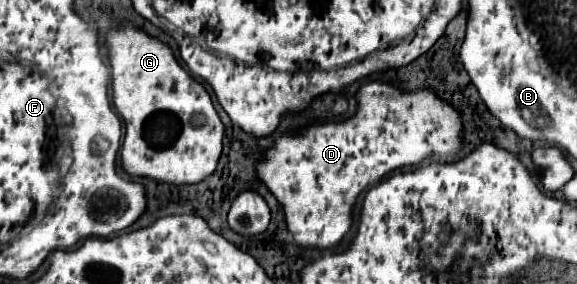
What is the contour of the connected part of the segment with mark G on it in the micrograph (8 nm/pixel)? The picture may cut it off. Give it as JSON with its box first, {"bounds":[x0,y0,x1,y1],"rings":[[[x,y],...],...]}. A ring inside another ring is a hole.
{"bounds":[108,26,224,184],"rings":[[[134,26],[116,28],[108,34],[108,50],[112,74],[122,74],[112,82],[114,88],[114,106],[124,118],[126,136],[122,142],[122,166],[132,176],[146,176],[156,182],[168,184],[196,184],[208,178],[218,164],[222,154],[222,136],[224,124],[218,118],[218,112],[210,100],[206,88],[196,82],[172,56],[172,50],[156,38],[150,38]]]}

